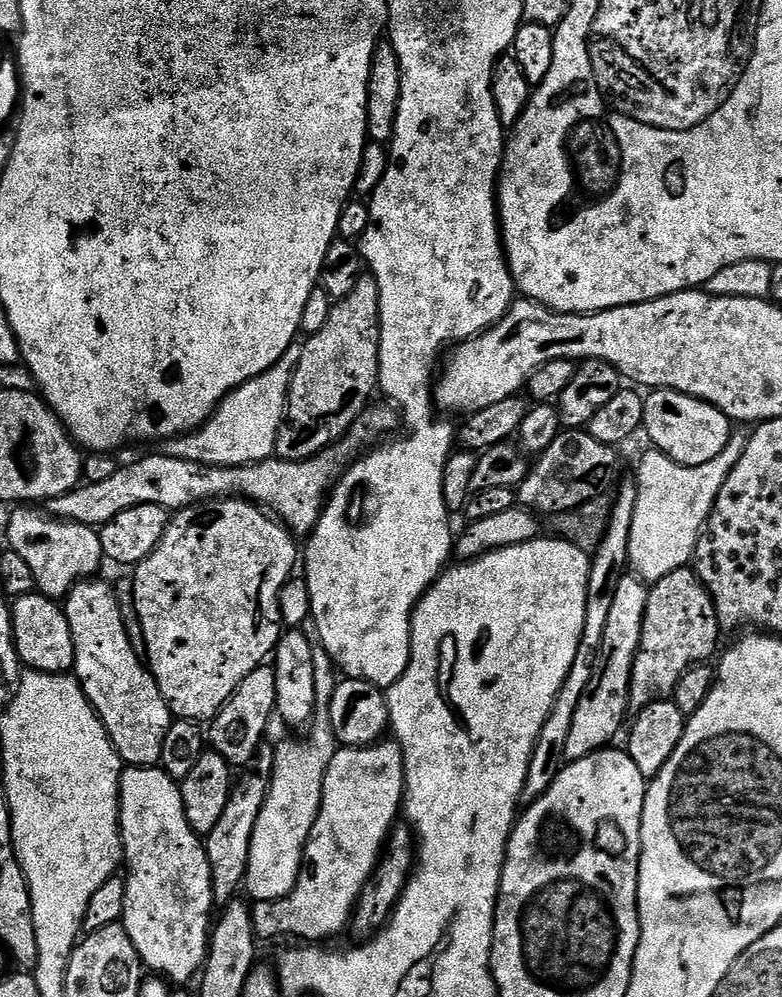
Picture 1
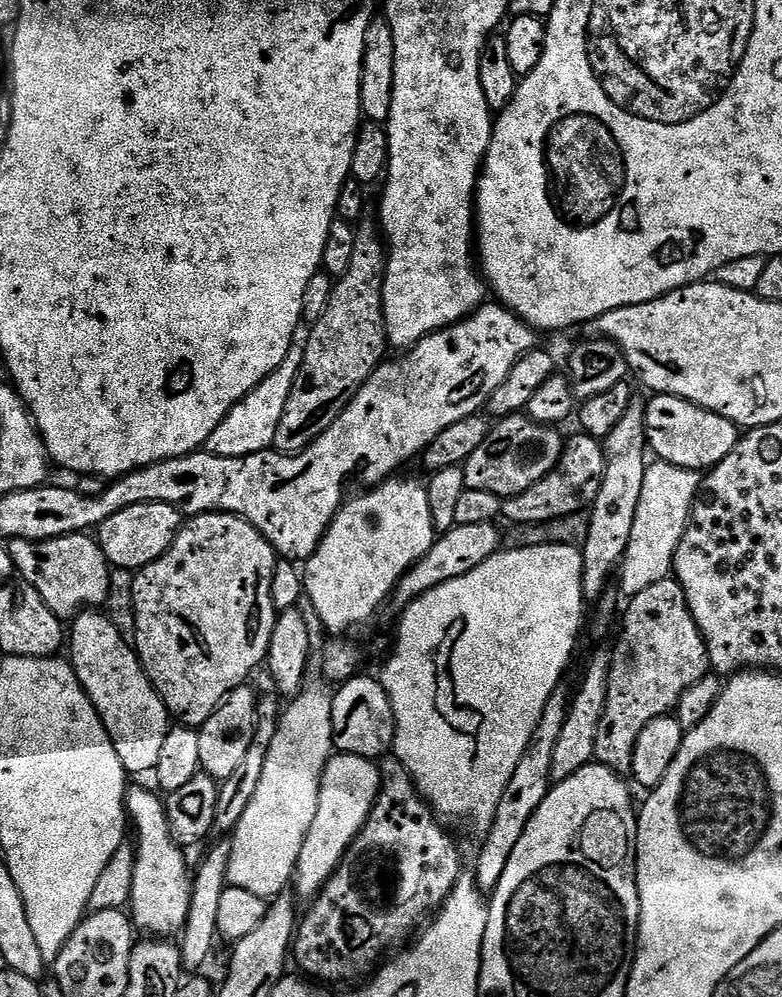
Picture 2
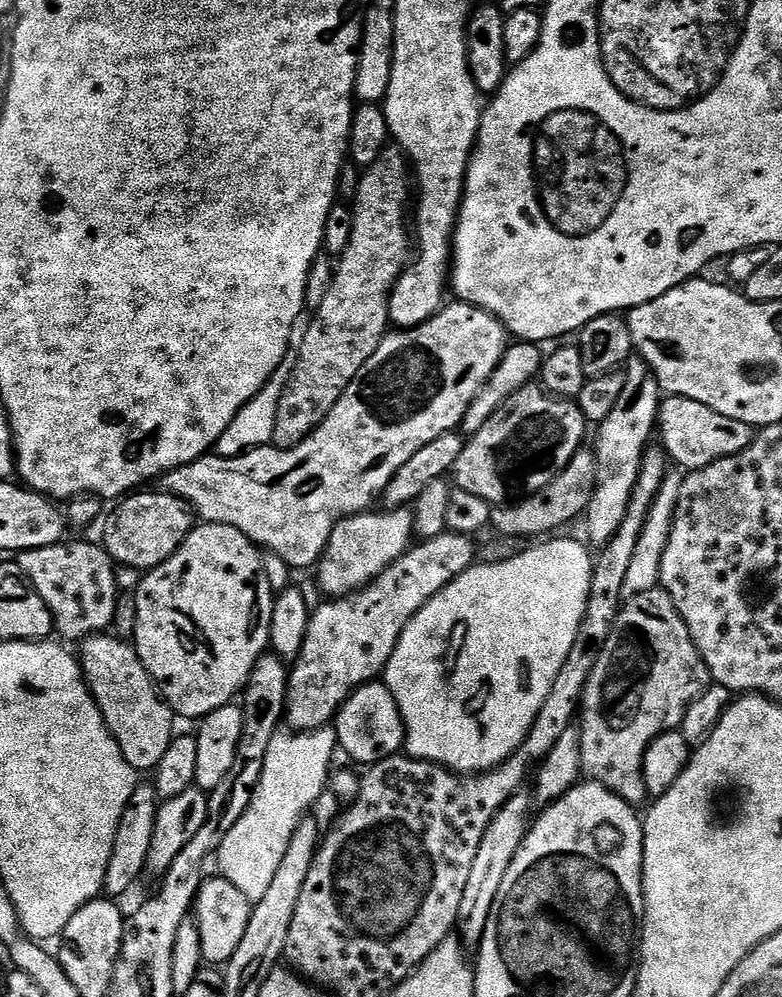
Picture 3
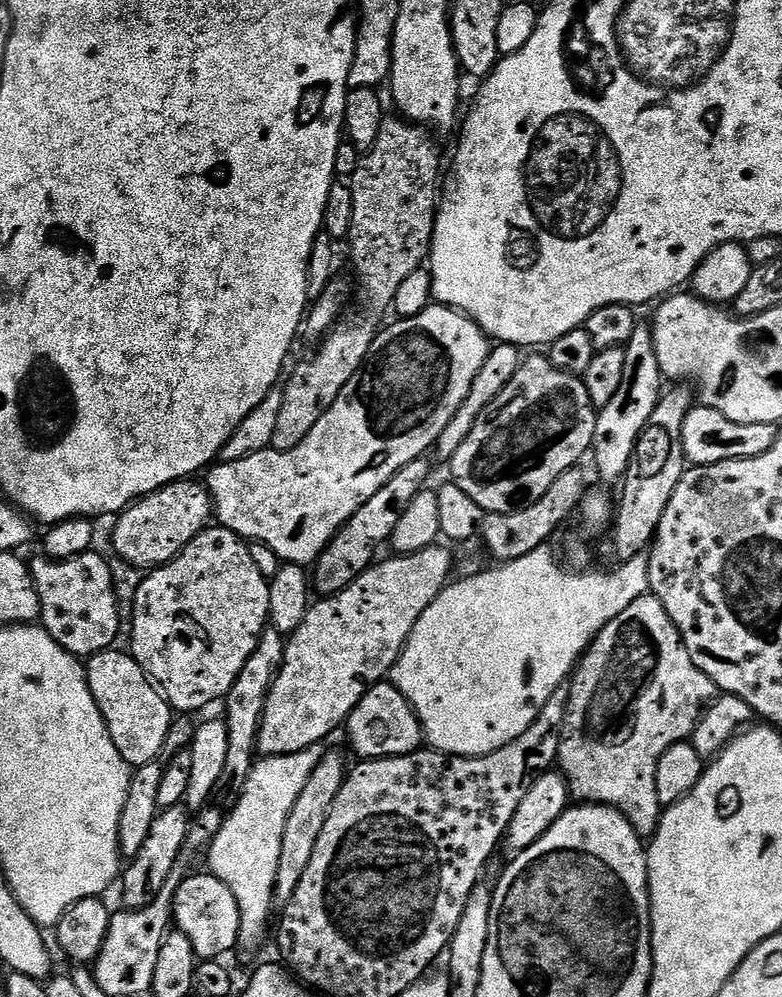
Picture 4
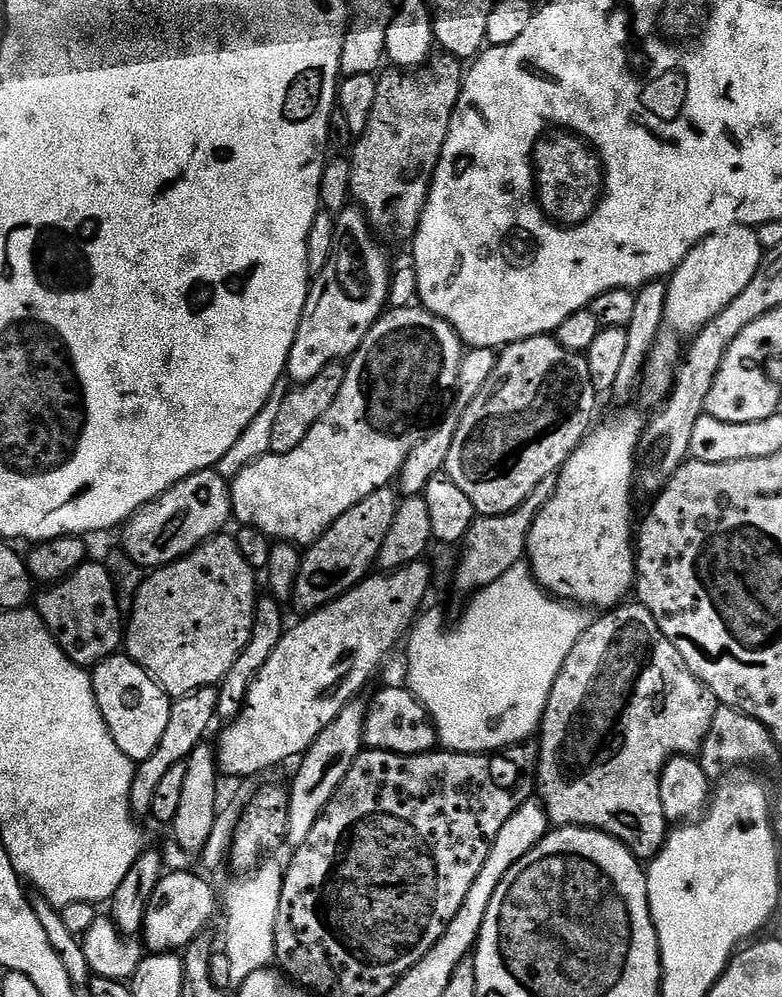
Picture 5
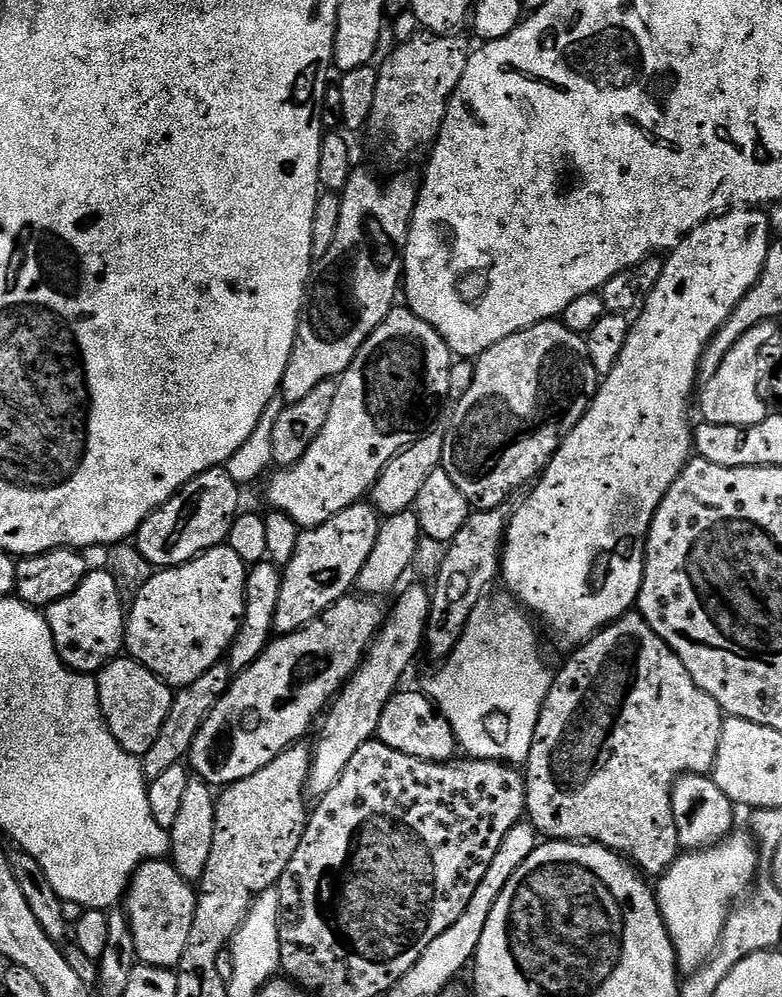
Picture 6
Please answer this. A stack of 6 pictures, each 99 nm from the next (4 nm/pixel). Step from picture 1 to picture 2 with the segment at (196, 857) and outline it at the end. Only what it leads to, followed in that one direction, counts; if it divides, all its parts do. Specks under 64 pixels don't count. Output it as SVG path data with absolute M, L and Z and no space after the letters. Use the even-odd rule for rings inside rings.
M129 787L126 807L131 827L136 828L136 865L130 915L135 927L156 938L172 938L188 921L192 902L193 873L189 870L185 849L170 834L170 822L164 800L151 787Z

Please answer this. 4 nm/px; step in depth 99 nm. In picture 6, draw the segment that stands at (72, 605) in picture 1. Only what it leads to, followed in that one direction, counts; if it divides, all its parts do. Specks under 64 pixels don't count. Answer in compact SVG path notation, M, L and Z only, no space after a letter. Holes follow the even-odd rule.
M117 658L100 669L95 677L100 709L104 720L108 724L110 734L132 756L144 757L146 750L154 746L154 738L158 738L162 731L162 722L170 714L173 689L163 680L159 680L153 672L146 670L136 660L131 658Z

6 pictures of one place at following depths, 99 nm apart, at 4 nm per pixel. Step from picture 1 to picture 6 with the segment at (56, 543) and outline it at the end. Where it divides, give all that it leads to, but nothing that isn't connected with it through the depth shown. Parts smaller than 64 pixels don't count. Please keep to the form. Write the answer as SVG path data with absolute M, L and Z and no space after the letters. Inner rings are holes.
M107 570L89 571L88 576L82 578L78 590L51 604L46 615L62 662L75 672L99 673L110 661L117 659L125 647L126 605Z

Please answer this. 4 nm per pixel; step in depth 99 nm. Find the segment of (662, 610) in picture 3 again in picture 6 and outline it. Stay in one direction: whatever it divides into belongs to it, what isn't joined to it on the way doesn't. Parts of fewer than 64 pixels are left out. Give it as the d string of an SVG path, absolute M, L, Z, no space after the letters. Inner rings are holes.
M633 610L603 628L601 632L585 640L583 644L575 649L576 652L558 671L553 675L552 688L546 694L546 702L540 711L538 726L534 730L534 742L530 746L530 754L526 761L524 772L524 785L526 786L526 809L527 819L541 837L548 840L570 840L573 842L587 842L589 844L601 844L603 848L609 848L612 852L623 854L645 877L659 878L667 872L669 866L681 855L680 839L678 830L674 826L674 810L672 809L672 787L679 776L685 774L698 774L699 776L711 773L714 766L714 754L718 752L718 738L722 736L726 714L690 678L686 666L650 630L650 626L641 618L639 611Z

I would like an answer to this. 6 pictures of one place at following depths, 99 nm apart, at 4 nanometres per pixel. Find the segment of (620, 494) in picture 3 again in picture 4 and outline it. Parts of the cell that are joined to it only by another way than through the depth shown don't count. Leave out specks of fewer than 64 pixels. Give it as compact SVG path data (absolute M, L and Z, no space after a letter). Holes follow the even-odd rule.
M644 322L637 323L634 334L630 334L630 342L623 349L626 367L622 373L622 386L618 386L614 399L605 408L599 409L590 453L591 459L596 459L596 472L601 482L613 486L623 481L634 454L634 446L646 422L650 422L650 414L654 414L662 391L662 377L651 327Z

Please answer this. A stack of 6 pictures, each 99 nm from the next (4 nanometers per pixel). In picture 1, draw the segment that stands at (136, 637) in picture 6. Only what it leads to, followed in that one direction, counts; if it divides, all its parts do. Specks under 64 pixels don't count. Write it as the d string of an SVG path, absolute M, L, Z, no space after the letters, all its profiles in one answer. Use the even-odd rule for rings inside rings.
M217 498L211 502L197 504L191 508L179 509L169 519L168 529L158 542L158 546L148 555L141 564L135 565L134 572L136 576L131 577L134 586L134 606L138 610L138 618L142 622L142 634L146 638L146 657L147 667L150 669L152 676L156 679L158 690L162 698L168 704L172 711L173 717L190 720L193 722L208 722L217 716L224 709L238 686L256 668L265 663L264 660L273 655L276 651L276 644L282 635L282 625L280 615L278 614L278 594L286 581L293 579L294 572L292 567L298 564L298 548L296 552L297 541L291 532L273 518L265 509L255 505L251 500L243 498Z

